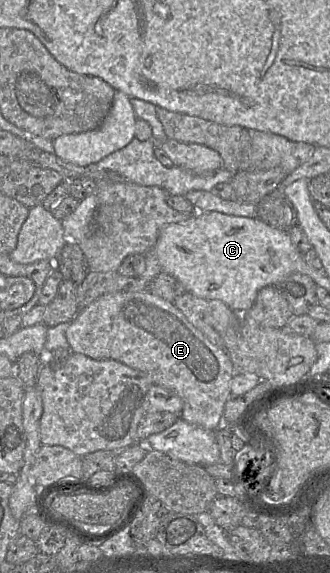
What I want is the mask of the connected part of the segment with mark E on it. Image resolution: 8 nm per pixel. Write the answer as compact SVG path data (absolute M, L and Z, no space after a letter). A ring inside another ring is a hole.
M150 291L106 294L79 310L66 330L66 339L72 353L83 354L95 360L112 359L133 369L151 374L153 383L178 395L183 408L180 418L210 430L223 425L225 403L231 395L230 381L235 367L223 347L213 344L171 302Z

